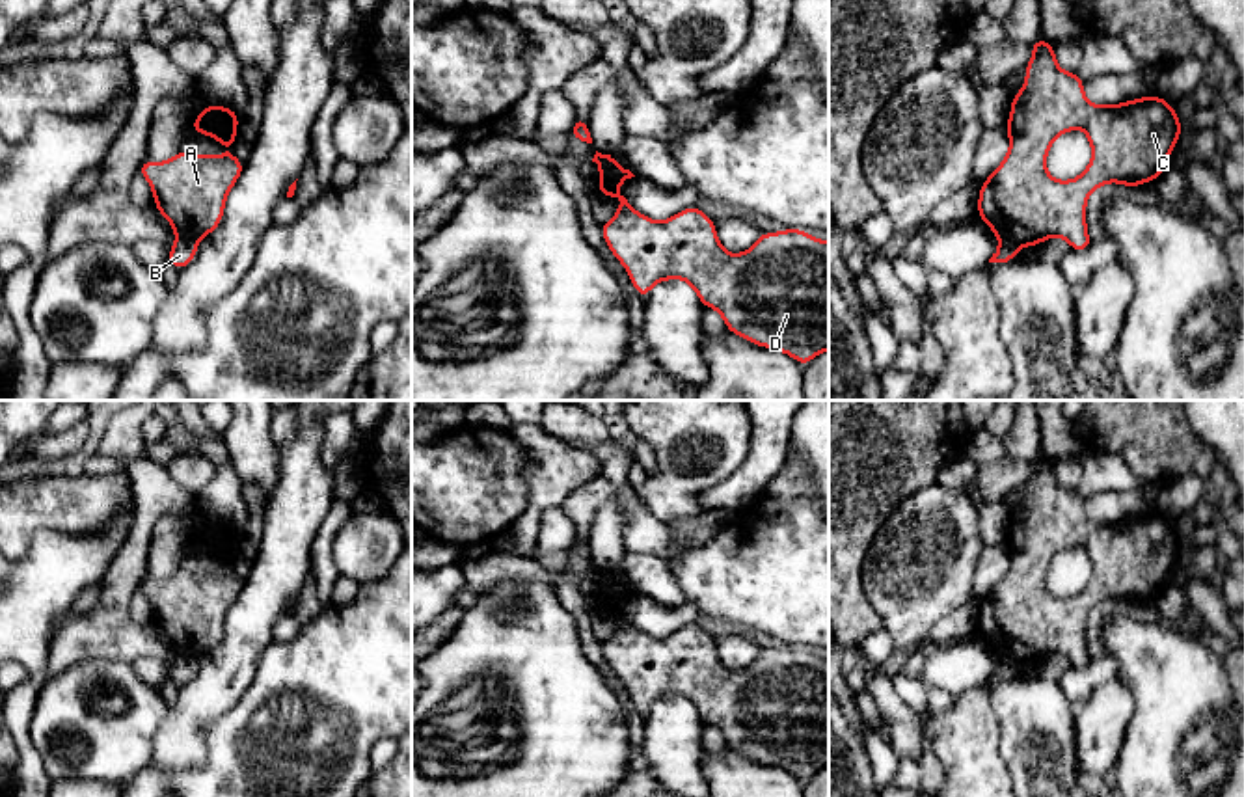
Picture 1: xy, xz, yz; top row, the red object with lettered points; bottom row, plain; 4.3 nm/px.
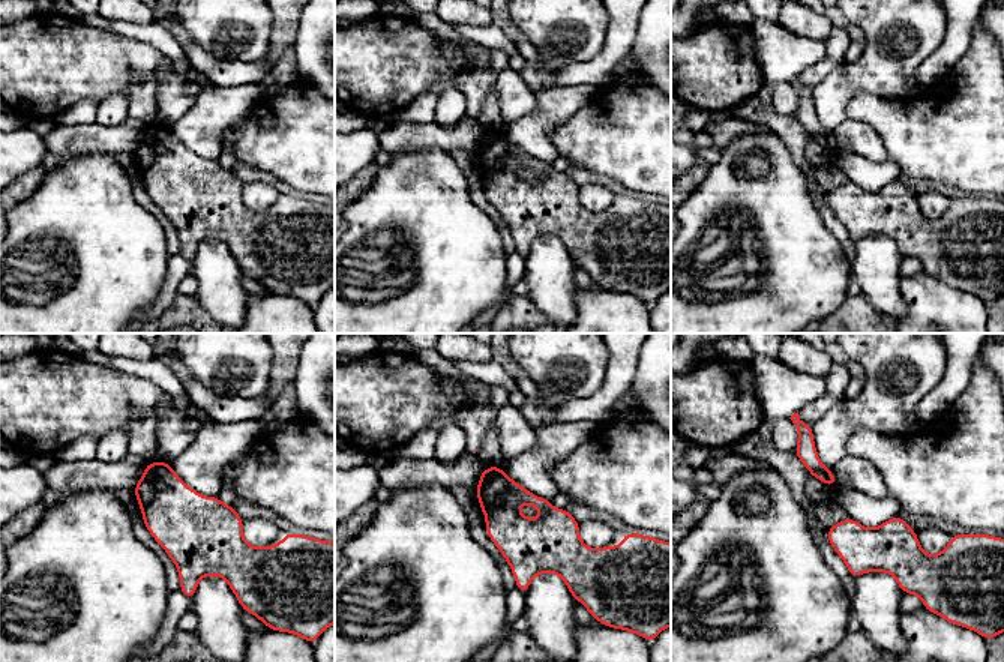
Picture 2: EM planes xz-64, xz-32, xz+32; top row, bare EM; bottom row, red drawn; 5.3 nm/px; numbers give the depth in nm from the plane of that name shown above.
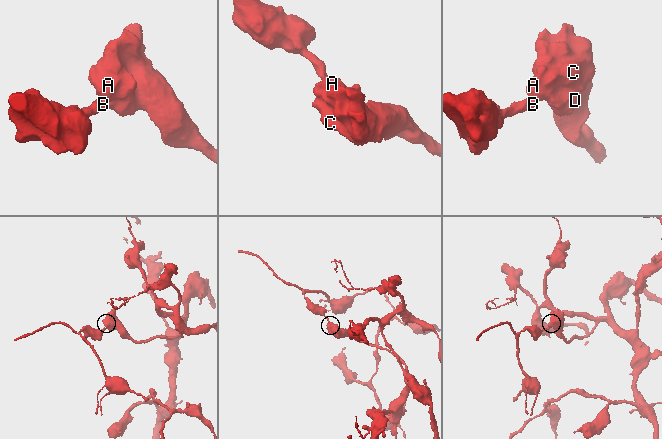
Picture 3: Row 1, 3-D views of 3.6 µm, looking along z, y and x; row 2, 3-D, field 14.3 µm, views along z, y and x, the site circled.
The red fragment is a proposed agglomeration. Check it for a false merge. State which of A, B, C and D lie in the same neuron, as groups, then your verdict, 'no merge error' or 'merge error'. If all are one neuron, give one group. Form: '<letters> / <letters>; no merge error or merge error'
A C D / B; merge error

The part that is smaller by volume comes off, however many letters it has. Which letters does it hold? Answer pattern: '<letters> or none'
B

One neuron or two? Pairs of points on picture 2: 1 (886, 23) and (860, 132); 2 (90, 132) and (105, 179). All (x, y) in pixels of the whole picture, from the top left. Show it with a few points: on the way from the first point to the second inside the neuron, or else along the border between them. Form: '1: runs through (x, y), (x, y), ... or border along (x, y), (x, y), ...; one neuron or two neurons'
1: border along (845, 117), (830, 132); two neurons
2: border along (111, 153), (86, 153), (63, 159); two neurons

